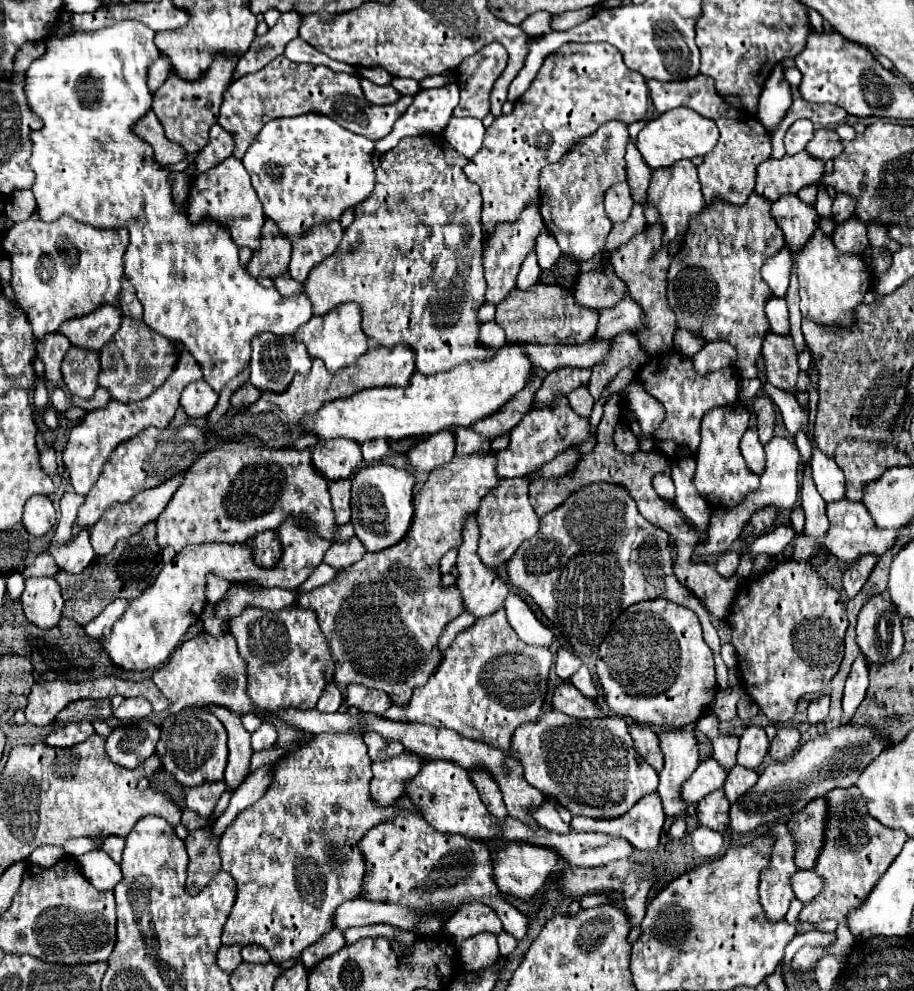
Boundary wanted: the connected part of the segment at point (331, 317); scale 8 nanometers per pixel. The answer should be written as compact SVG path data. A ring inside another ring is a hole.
M355 303L339 305L325 315L313 315L305 327L297 329L293 339L297 339L297 343L303 343L311 357L321 359L331 373L353 363L367 351L367 335L361 329L361 309Z

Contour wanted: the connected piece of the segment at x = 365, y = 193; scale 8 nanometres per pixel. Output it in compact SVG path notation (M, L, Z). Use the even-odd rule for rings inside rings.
M305 113L297 117L269 121L257 133L255 141L249 145L243 157L243 165L251 177L259 201L263 203L265 215L275 221L285 239L295 243L313 225L339 221L345 209L353 209L355 205L359 205L369 197L375 185L375 171L371 165L371 157L373 157L373 141L343 129L327 115Z

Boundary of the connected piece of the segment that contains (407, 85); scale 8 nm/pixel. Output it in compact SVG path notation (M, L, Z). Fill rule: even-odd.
M394 77L391 85L401 93L401 95L415 95L421 90L419 83L409 78Z

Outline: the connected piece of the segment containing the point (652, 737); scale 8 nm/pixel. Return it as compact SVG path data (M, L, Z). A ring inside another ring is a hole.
M637 723L629 725L629 733L633 733L633 743L637 753L649 763L653 765L657 771L663 769L663 755L661 755L661 747L659 747L659 737L655 731L651 731L649 727L641 727Z

